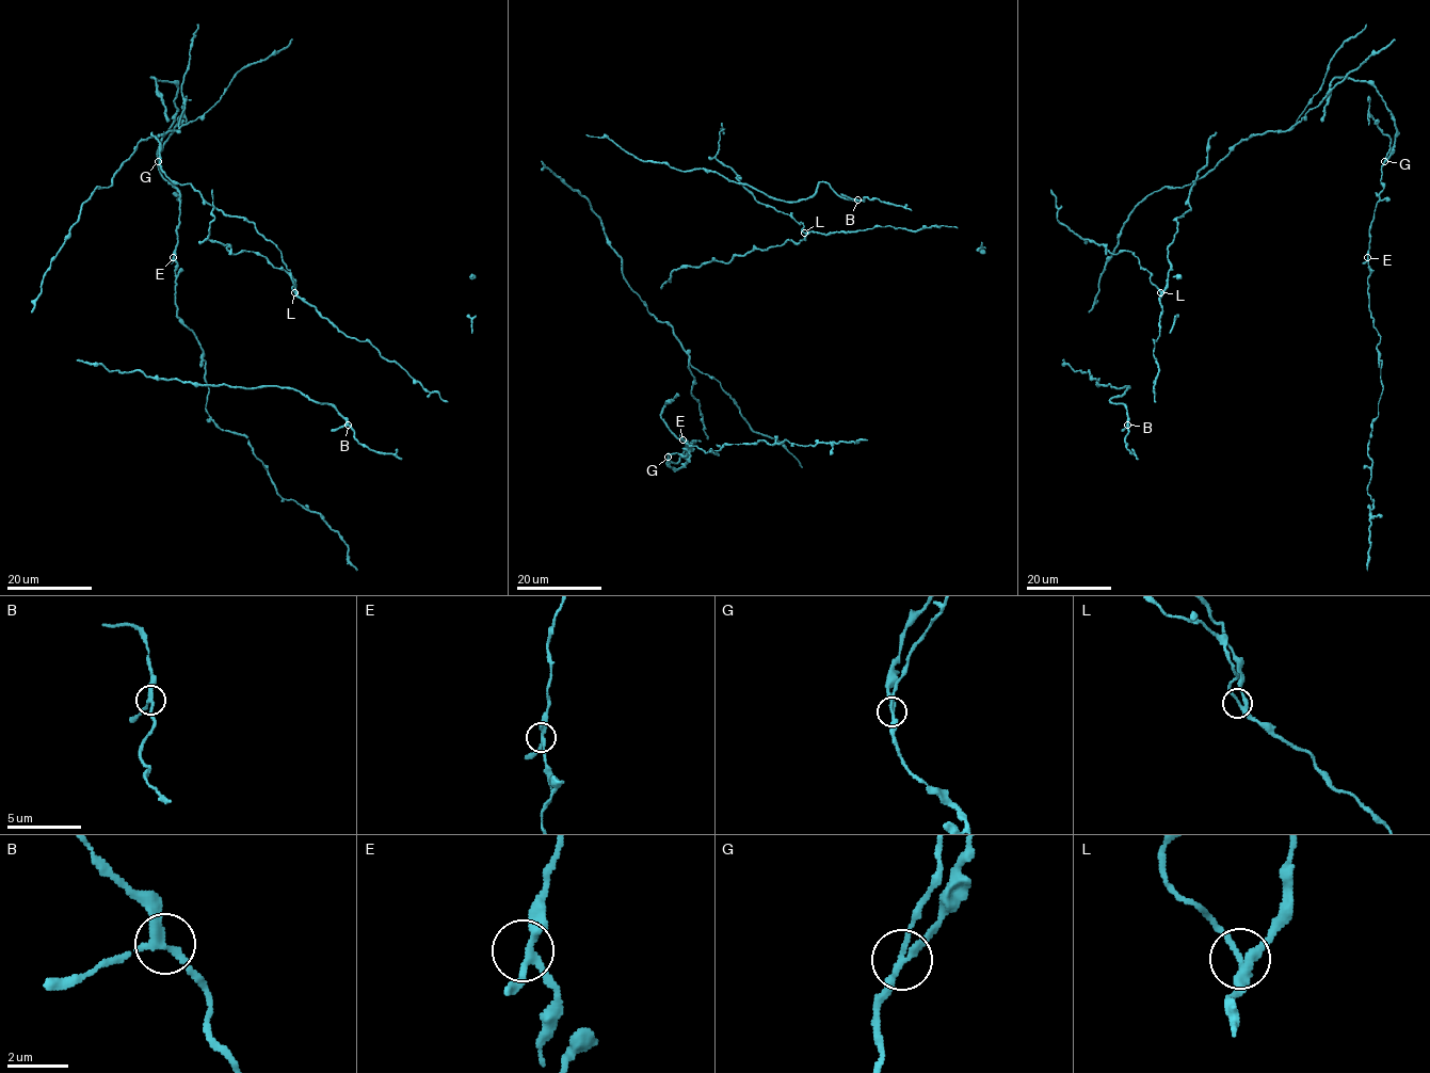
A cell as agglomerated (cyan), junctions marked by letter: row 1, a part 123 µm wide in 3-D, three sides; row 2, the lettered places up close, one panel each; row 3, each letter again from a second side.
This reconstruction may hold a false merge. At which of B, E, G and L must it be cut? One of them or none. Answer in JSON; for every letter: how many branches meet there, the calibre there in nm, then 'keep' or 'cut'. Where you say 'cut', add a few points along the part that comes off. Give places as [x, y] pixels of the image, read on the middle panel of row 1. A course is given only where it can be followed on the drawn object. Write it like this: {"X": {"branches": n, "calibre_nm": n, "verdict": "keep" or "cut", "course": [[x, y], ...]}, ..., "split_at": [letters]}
{"B": {"branches": 3, "calibre_nm": 240, "verdict": "keep"}, "E": {"branches": 3, "calibre_nm": 240, "verdict": "keep"}, "G": {"branches": 3, "calibre_nm": 220, "verdict": "cut", "course": [[669, 458], [677, 463], [691, 442], [700, 441]]}, "L": {"branches": 3, "calibre_nm": 200, "verdict": "keep"}, "split_at": ["G"]}

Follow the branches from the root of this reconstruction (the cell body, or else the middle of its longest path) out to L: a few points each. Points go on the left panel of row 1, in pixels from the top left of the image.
L: (157, 139), (161, 170), (172, 180), (189, 183), (224, 214), (251, 221), (275, 244), (291, 273), (294, 292)

